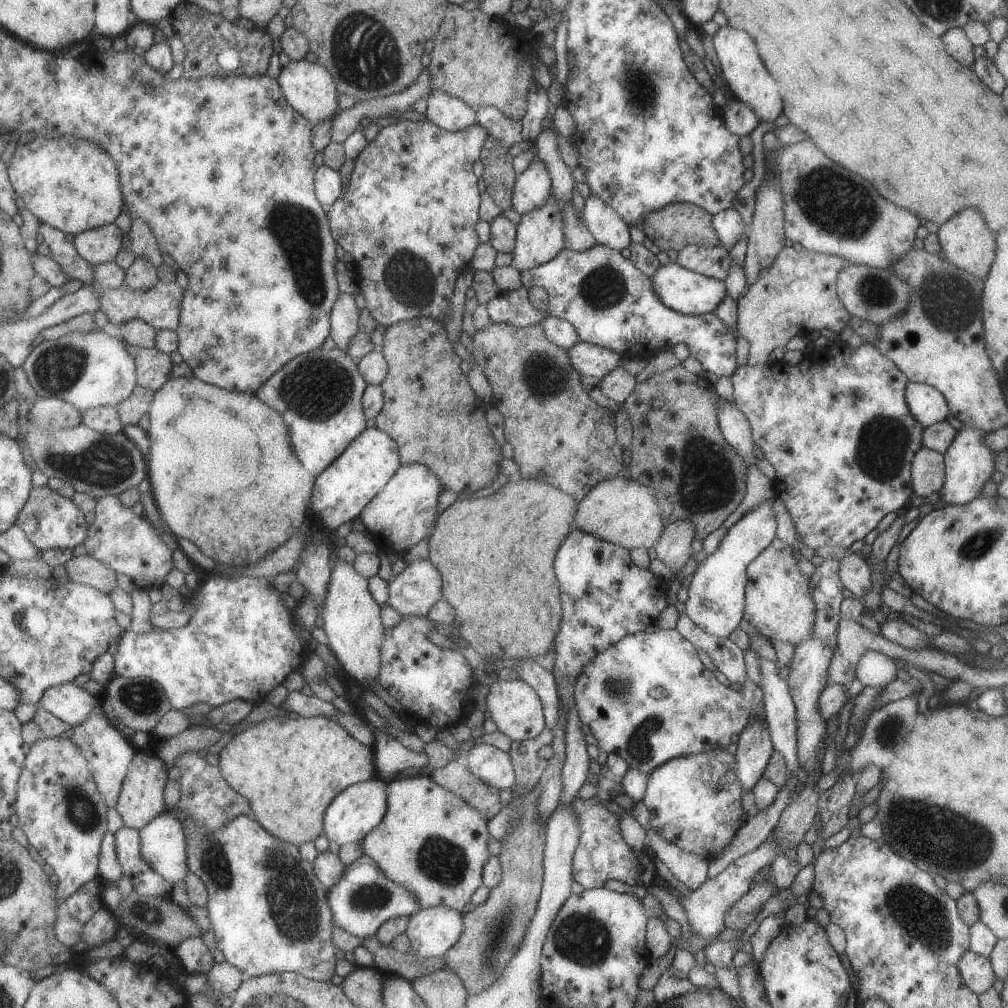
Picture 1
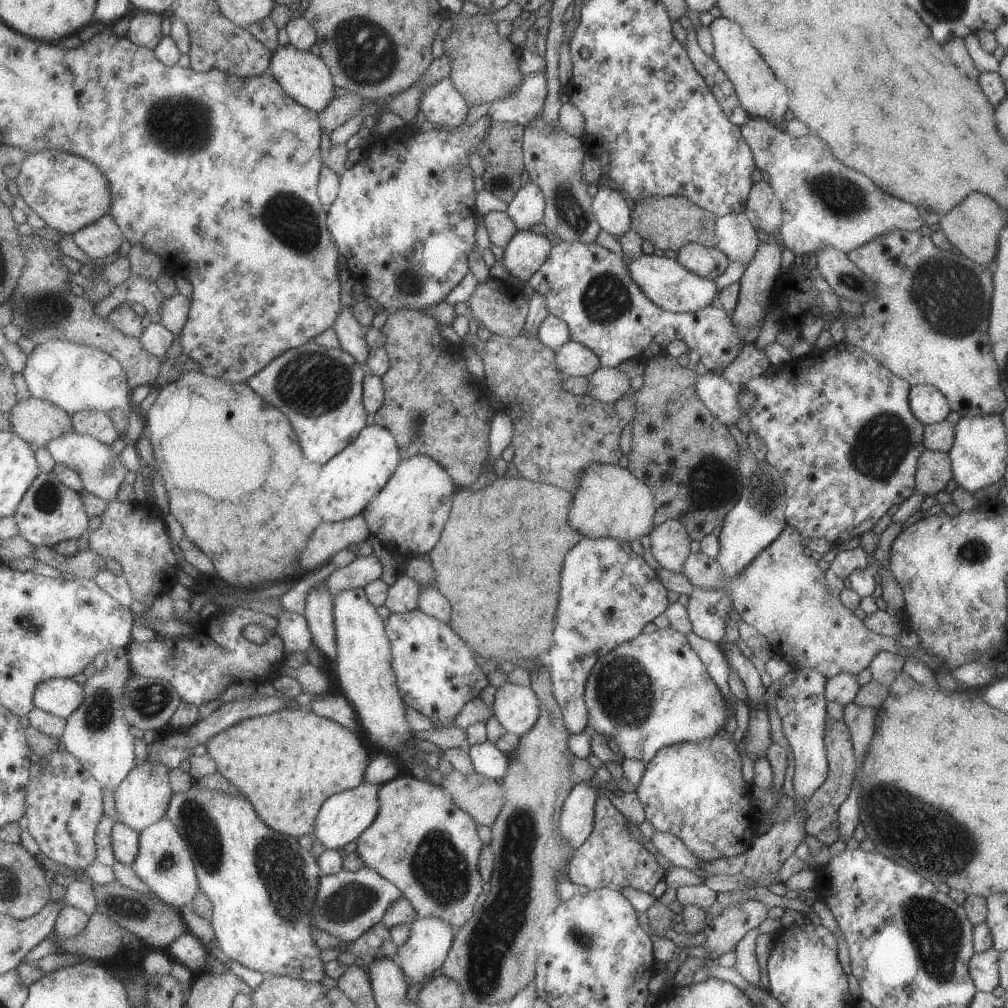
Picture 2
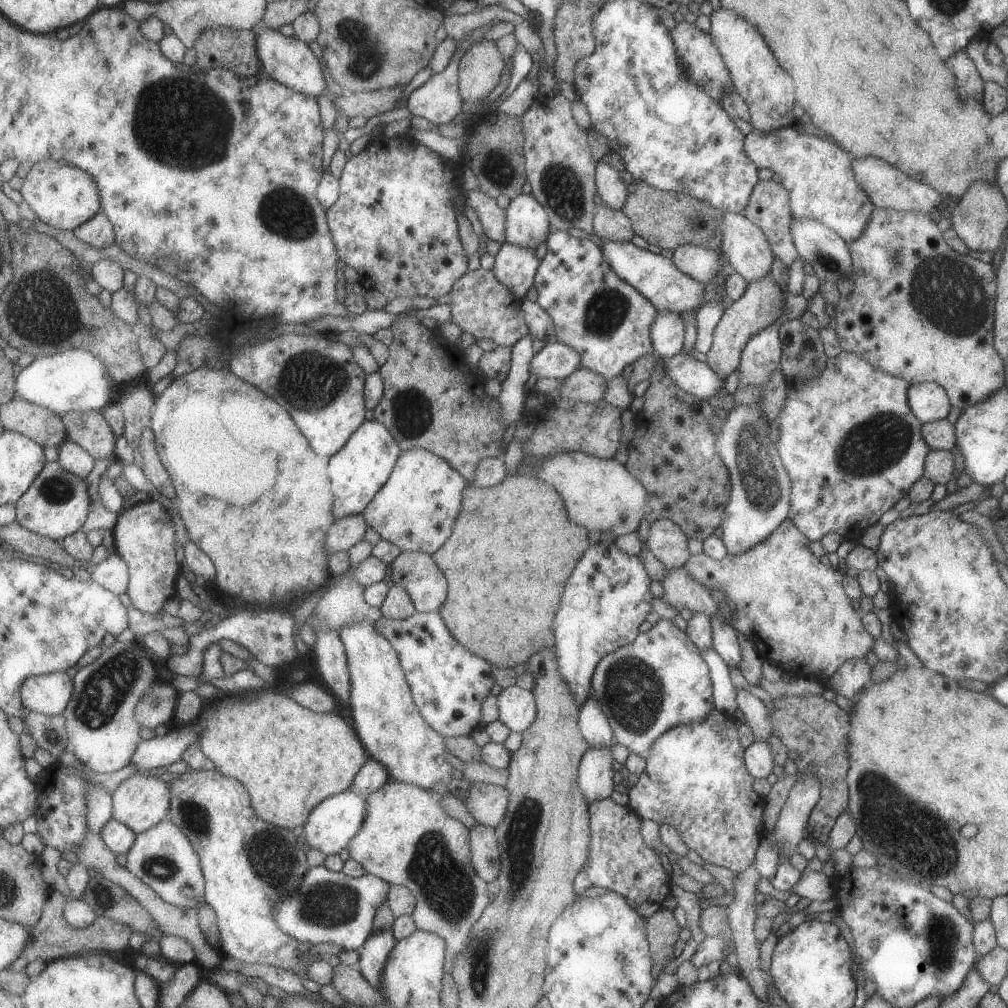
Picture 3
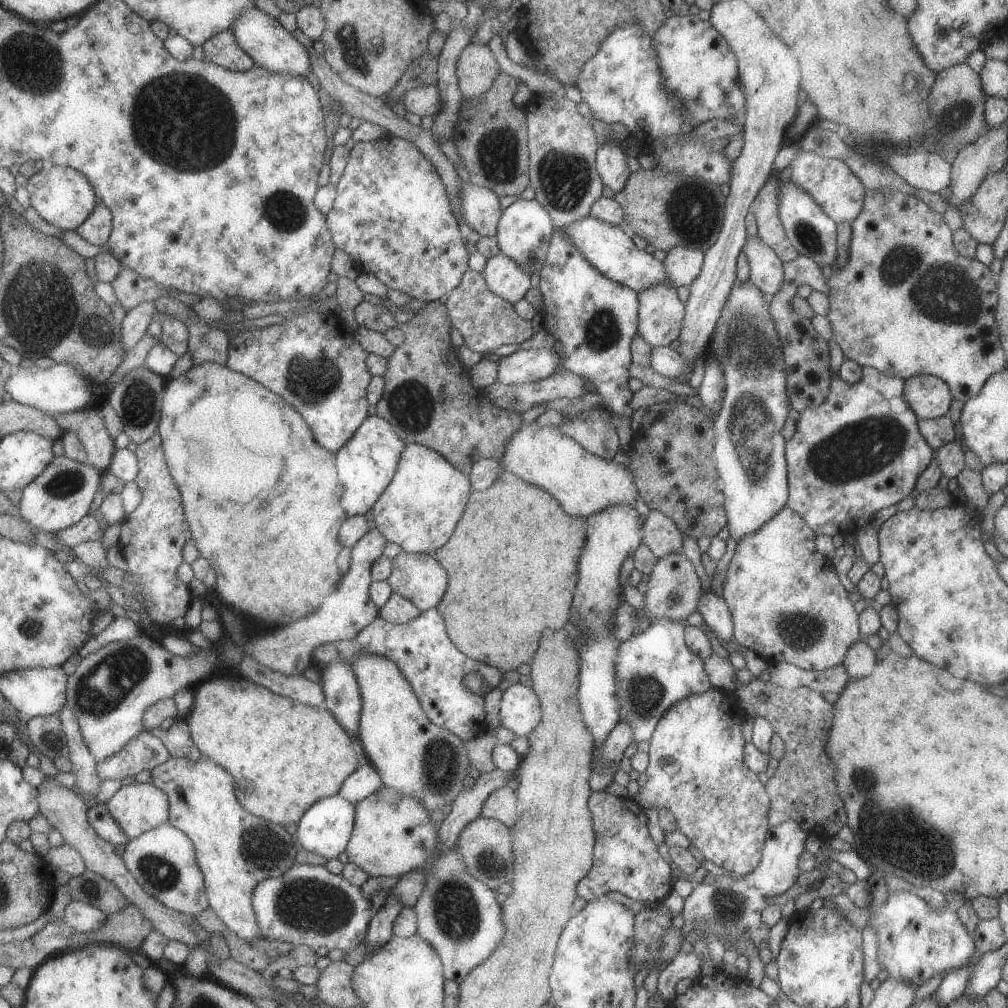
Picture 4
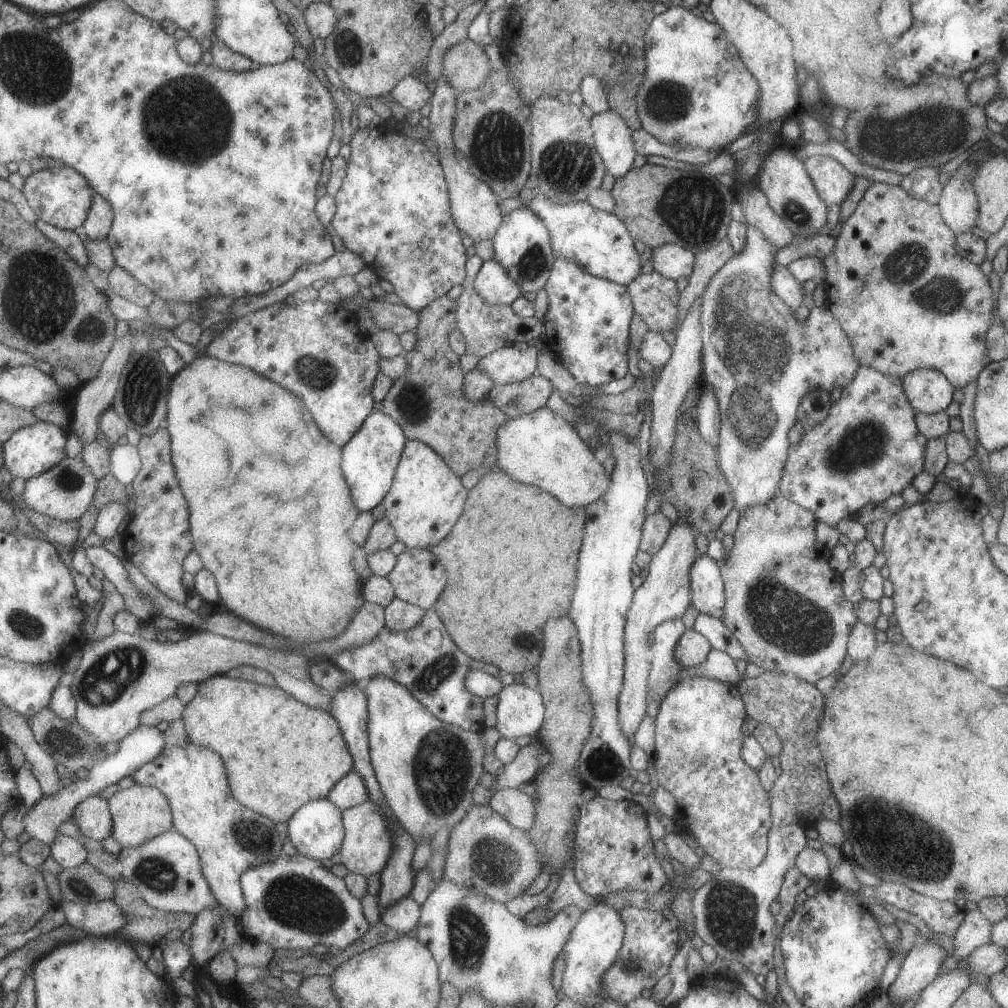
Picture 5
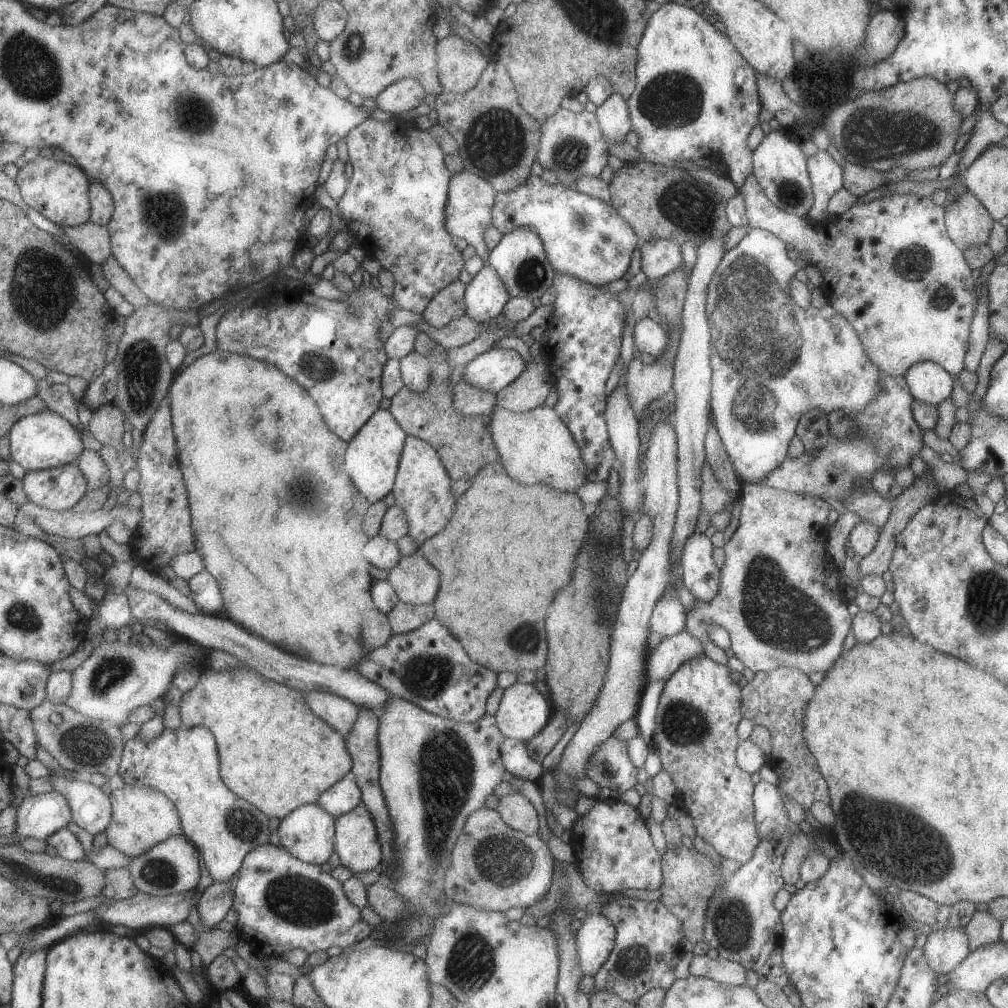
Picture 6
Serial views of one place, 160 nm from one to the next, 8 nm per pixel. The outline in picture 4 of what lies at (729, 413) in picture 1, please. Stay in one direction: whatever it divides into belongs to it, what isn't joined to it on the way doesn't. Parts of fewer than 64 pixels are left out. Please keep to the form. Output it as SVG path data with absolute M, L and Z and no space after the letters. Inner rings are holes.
M668 345L660 347L652 347L650 352L649 366L652 370L673 380L689 380L691 369L688 363L680 358L676 350Z

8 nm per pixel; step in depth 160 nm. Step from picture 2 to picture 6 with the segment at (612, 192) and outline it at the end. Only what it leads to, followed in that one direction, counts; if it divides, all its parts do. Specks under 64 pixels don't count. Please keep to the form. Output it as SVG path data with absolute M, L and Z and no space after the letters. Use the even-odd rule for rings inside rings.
M611 92L594 113L607 144L613 141L624 141L625 134L631 130L625 97Z

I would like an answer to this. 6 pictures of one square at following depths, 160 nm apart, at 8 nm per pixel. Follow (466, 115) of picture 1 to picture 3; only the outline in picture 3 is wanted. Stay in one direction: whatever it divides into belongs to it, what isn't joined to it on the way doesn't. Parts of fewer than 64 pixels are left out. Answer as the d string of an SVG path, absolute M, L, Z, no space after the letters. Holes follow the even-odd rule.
M475 43L465 48L457 46L442 72L433 73L421 86L412 90L405 102L411 116L422 116L431 128L447 124L464 110L458 91L458 64L461 55Z

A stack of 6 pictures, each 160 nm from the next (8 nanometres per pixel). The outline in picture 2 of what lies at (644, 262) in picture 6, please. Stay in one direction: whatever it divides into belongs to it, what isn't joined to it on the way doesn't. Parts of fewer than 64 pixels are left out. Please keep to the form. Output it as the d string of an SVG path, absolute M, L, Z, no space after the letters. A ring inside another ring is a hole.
M699 243L684 244L677 250L676 259L685 270L712 281L725 272L729 264L729 259L717 247L706 247Z

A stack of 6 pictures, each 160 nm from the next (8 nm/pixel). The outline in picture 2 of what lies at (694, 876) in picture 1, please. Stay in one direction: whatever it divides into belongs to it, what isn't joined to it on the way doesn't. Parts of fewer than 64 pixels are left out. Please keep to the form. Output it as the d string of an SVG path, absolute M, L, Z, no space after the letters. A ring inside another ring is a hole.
M655 831L651 844L675 867L683 867L688 871L700 868L701 861L685 846L685 843L667 831Z

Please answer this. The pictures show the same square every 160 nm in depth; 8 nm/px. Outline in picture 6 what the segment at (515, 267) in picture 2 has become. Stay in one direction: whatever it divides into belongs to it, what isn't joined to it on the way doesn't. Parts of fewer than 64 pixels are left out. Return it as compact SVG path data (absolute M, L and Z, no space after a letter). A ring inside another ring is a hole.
M487 262L474 274L464 288L464 315L476 323L501 315L509 295Z

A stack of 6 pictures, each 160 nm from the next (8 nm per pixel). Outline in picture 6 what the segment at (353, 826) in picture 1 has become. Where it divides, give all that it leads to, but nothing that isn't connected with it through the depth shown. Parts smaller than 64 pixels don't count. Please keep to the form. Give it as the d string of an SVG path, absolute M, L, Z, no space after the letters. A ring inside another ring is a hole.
M309 803L299 805L279 821L273 833L273 840L283 847L293 858L312 865L321 865L334 850L334 818L319 805Z

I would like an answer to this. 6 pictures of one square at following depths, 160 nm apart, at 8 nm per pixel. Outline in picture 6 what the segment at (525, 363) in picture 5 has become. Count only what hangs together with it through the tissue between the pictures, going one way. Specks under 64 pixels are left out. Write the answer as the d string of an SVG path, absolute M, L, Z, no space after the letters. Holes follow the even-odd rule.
M489 349L464 365L462 379L494 395L524 369L525 361L514 349Z

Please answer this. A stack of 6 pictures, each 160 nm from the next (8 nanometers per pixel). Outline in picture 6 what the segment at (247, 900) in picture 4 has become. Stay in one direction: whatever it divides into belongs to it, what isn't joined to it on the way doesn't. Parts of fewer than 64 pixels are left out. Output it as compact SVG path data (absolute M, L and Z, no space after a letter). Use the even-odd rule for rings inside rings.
M203 725L164 729L151 740L144 741L134 735L124 742L123 756L120 758L119 773L123 782L132 787L149 787L162 792L175 807L180 820L182 834L185 835L201 854L213 881L228 883L235 879L245 854L255 846L269 843L273 835L267 829L268 816L251 803L231 792L220 777L216 744L209 729Z

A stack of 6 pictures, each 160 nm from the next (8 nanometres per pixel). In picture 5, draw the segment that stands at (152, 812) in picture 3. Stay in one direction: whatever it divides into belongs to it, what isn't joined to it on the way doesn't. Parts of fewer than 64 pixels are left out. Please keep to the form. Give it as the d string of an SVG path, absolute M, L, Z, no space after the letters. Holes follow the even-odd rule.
M147 784L118 789L108 799L108 809L111 811L112 817L111 837L123 849L139 846L161 833L173 830L172 814L165 795L161 794L157 788L149 787Z

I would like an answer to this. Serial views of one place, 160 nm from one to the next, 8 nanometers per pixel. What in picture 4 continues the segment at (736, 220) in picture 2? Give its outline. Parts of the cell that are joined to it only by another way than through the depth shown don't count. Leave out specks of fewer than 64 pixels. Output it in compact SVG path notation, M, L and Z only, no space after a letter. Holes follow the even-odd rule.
M758 235L747 236L744 246L749 278L764 295L773 296L781 288L784 272L782 260L763 241Z

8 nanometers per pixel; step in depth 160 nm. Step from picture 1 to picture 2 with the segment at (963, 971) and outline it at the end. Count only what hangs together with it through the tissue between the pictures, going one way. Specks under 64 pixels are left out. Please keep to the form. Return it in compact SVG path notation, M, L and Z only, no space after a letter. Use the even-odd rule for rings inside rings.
M993 947L980 953L973 953L968 960L968 973L976 990L993 990L1000 984L997 959L999 951Z

